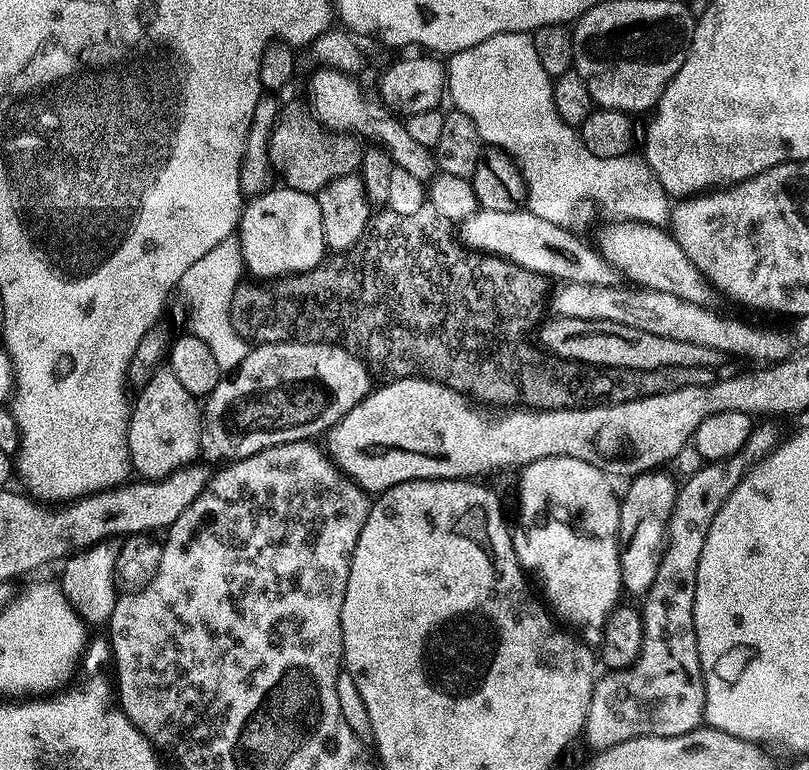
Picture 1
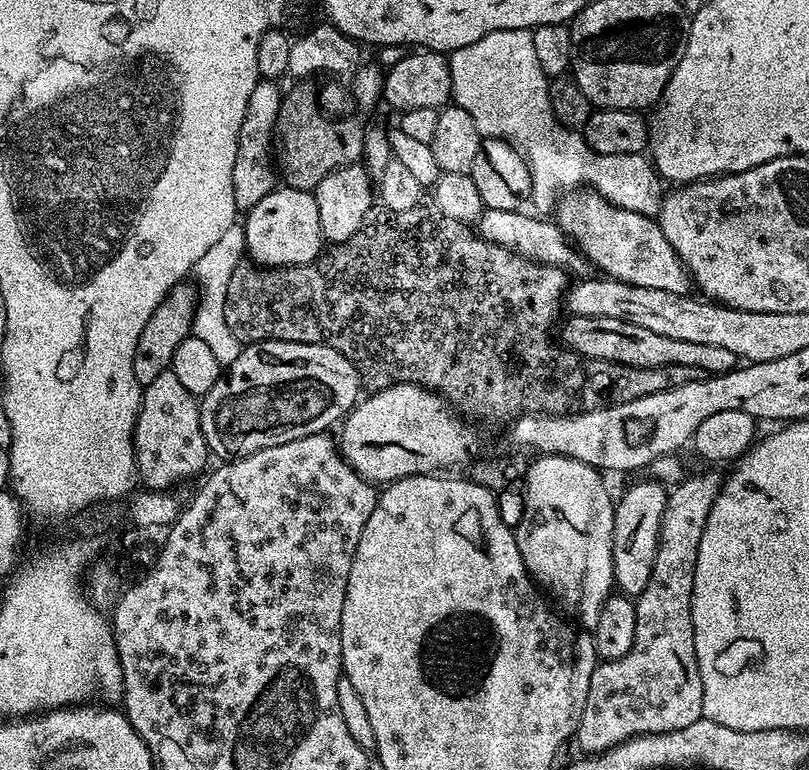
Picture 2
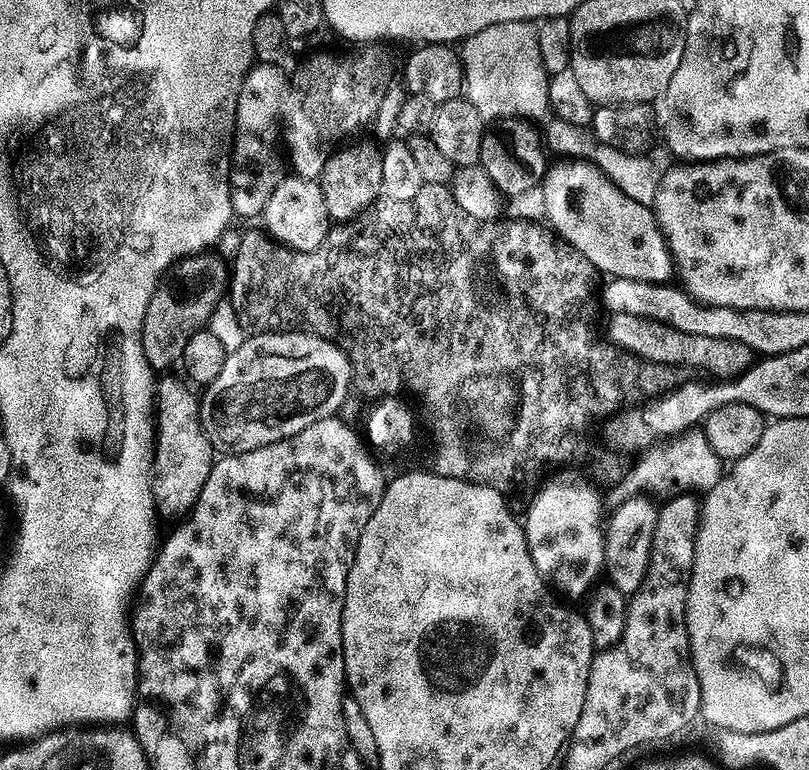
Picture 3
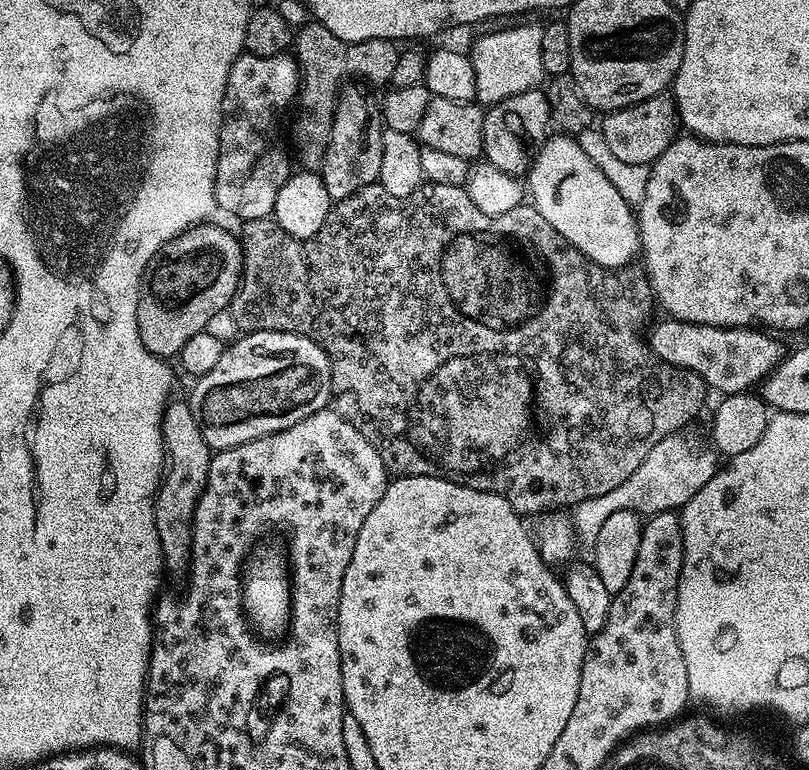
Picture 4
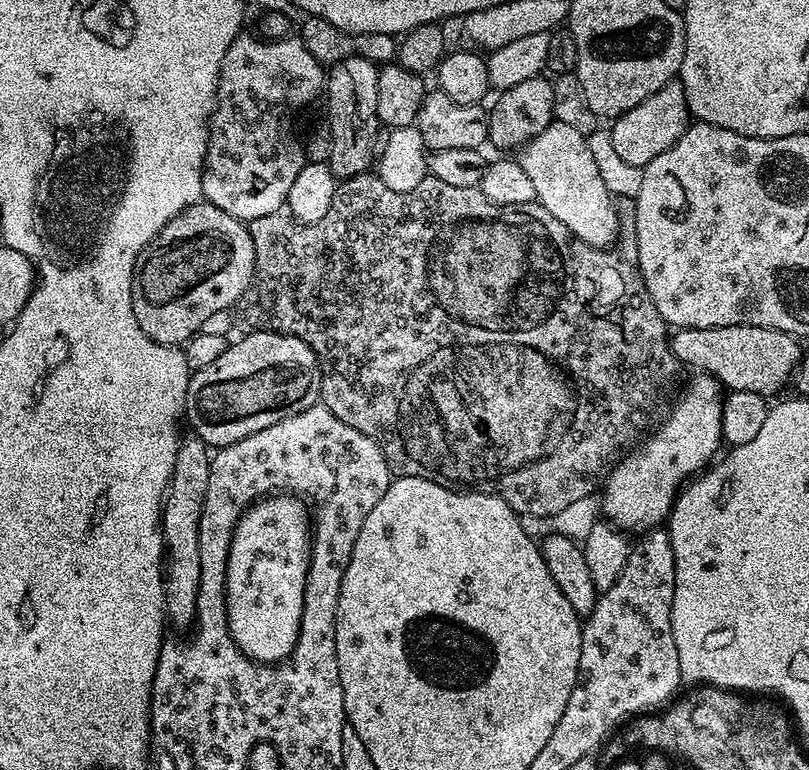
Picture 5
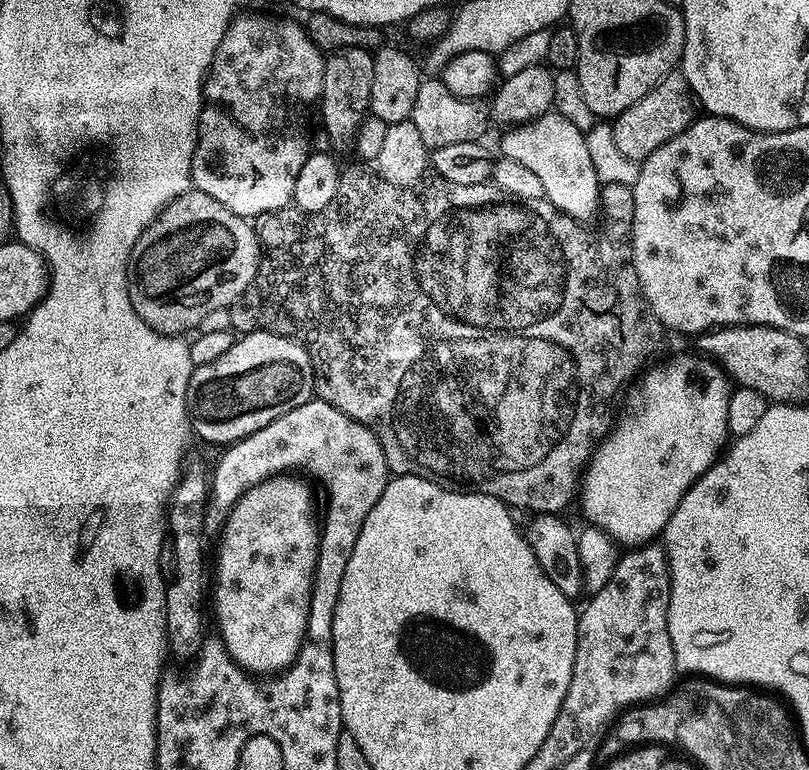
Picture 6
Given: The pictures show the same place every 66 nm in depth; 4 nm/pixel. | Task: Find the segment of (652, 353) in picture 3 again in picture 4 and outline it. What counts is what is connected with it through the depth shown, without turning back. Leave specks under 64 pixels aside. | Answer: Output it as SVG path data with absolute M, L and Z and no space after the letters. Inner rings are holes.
M664 318L661 324L653 323L646 339L657 360L664 360L676 368L694 370L709 389L717 388L720 394L747 392L755 389L765 376L777 368L786 355L775 335L757 327L719 328L709 324L691 324L685 320Z

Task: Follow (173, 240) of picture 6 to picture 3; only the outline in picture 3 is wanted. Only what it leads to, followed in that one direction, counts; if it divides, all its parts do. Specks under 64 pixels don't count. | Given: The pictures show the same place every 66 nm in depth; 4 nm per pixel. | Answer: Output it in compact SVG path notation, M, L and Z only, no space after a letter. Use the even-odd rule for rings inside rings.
M191 254L178 259L168 270L156 281L156 288L150 294L150 300L146 306L146 312L142 318L142 350L148 359L148 365L154 370L168 370L171 364L181 363L186 342L205 327L204 324L212 316L212 311L220 304L220 299L225 299L226 285L230 280L230 272L216 256L212 254Z

